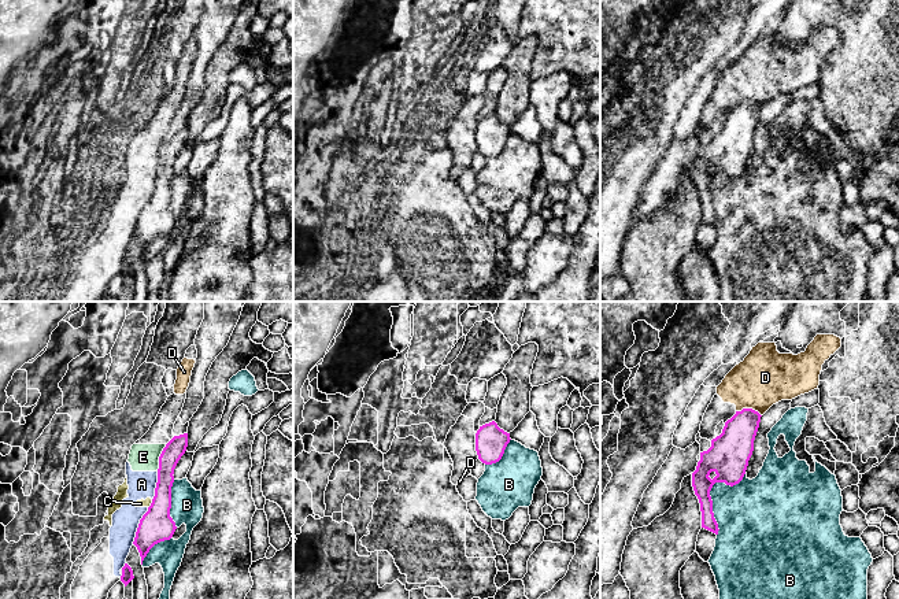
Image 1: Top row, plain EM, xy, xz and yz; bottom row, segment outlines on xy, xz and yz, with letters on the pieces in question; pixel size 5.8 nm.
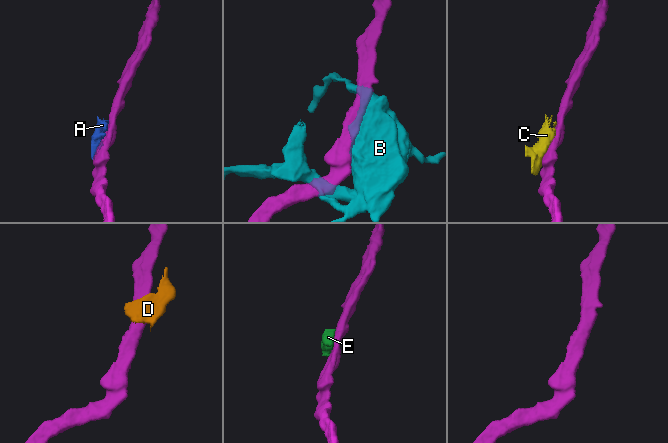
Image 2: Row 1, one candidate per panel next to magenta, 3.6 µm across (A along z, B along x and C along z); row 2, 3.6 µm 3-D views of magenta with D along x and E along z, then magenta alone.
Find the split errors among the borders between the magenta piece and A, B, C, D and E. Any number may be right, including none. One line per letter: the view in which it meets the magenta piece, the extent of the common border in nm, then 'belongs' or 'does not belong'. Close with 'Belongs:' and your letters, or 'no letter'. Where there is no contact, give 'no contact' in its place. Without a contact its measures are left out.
A: contact in xy; length 240 nm; does not belong
B: contact in yz; length 400 nm; does not belong
C: contact in xy; length 60 nm; does not belong
D: contact in yz; length 160 nm; does not belong
E: contact in xy; length 170 nm; does not belong
Belongs: no letter

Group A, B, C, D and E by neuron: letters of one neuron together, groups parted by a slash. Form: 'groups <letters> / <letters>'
groups A C D E / B

